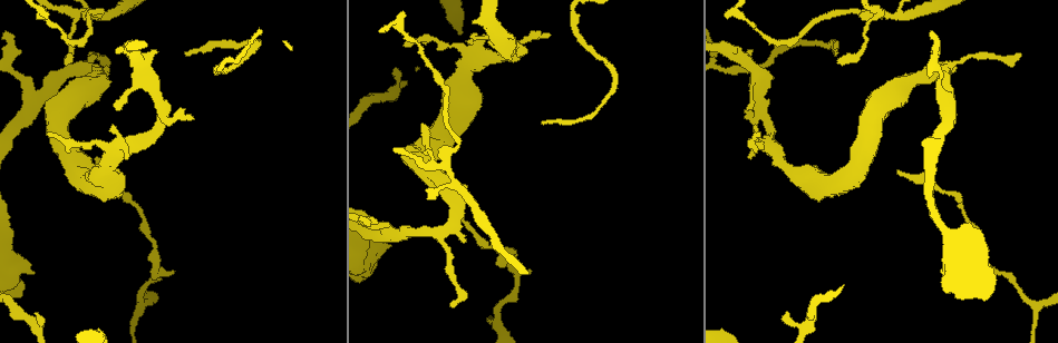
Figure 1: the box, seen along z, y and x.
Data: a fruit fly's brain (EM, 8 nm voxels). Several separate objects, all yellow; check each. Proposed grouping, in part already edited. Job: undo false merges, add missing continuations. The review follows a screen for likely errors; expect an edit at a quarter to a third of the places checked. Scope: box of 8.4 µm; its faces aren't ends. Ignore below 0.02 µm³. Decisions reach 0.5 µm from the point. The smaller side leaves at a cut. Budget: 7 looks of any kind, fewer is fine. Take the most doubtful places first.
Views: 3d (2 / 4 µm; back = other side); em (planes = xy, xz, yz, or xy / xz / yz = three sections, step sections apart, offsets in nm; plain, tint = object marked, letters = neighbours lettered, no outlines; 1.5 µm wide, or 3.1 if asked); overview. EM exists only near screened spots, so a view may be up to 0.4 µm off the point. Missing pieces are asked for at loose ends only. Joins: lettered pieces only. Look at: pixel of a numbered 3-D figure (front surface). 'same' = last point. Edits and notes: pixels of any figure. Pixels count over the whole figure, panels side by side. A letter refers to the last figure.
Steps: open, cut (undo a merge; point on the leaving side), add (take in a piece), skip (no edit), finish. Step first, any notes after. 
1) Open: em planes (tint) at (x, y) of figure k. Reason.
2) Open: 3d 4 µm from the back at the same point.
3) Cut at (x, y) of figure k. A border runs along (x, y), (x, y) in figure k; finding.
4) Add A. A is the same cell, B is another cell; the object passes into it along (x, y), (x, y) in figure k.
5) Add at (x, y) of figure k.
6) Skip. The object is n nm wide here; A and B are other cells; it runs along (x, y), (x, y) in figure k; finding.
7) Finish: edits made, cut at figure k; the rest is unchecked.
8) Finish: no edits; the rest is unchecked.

Open: em planes (letters) at (878, 16) of figure 1. Abrupt turn.

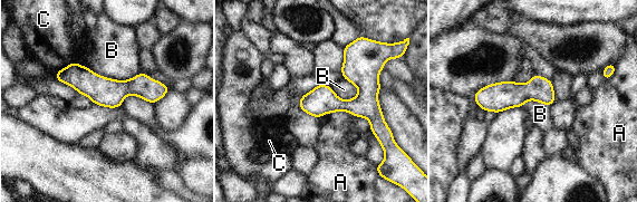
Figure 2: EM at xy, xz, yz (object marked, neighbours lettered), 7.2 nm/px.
Skip. The object is 200 nm wide here; A, B and C are other cells; a border runs along (84, 65), (117, 79), (141, 73) in figure 2; one cell here.

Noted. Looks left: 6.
Open: 3d 2 µm at (757, 79) of figure 1. Sharp bend.

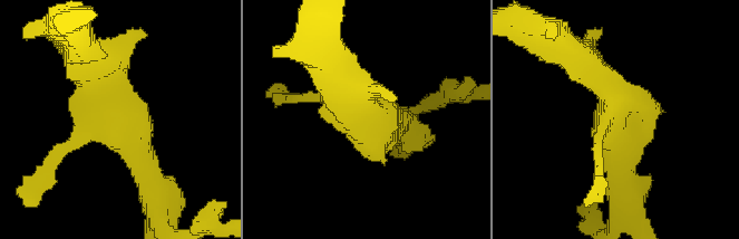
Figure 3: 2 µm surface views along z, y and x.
Open: em planes (tint) at (376, 120) of figure 3. Shape alone is not enough.

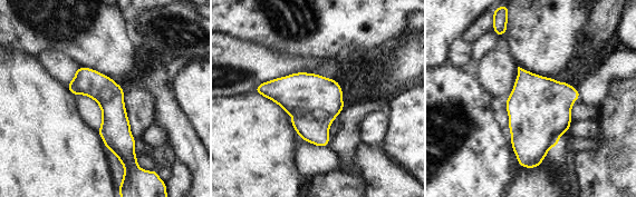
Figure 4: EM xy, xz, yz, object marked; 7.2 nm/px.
Open: em planes (letters) at the same point.

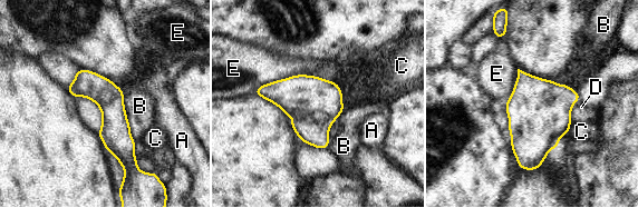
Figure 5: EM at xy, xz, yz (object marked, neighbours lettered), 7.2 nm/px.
Skip. A, B, C, D and E are other cells; it runs along (79, 72), (112, 105), (128, 172) in figure 5; continuous, no second cell.

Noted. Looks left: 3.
Open: em planes (letters) at (140, 304) of figure 1. Three arms meet.

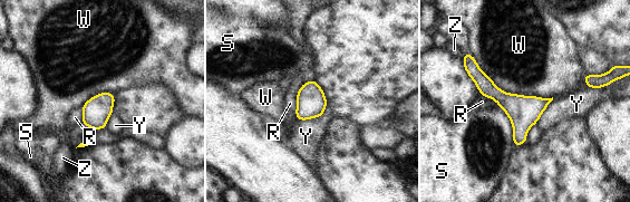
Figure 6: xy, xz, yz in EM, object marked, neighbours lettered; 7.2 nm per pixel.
Skip. R, S, W, Y and Z are other cells; it runs along (469, 64), (520, 116), (523, 141) in figure 6; one cell here.

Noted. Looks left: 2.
Finish: no edits; the rest is unchecked.

